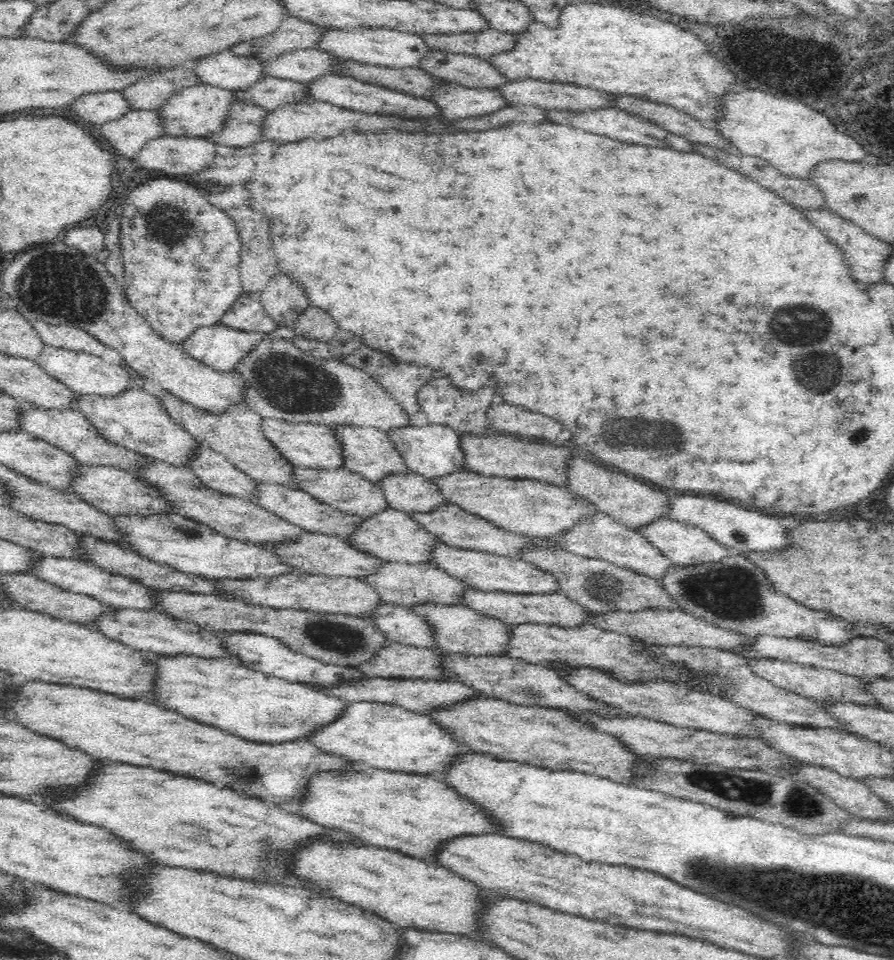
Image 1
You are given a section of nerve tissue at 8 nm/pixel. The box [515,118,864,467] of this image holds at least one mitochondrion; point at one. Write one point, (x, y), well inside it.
(818, 372)

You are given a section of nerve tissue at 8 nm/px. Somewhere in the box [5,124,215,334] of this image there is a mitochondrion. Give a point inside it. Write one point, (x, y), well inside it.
(66, 286)

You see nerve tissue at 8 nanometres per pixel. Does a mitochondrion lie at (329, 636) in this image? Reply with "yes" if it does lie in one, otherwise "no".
yes

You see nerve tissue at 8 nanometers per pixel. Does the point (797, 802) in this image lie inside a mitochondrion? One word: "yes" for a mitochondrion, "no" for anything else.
yes

